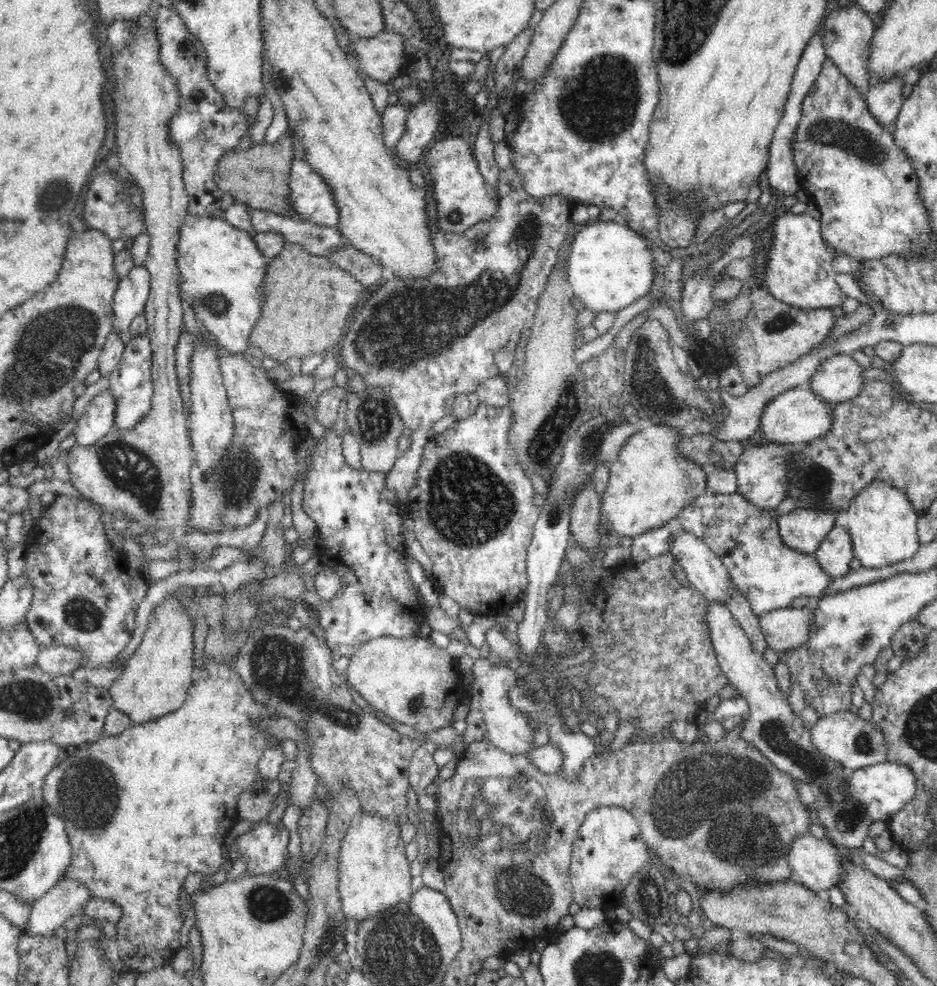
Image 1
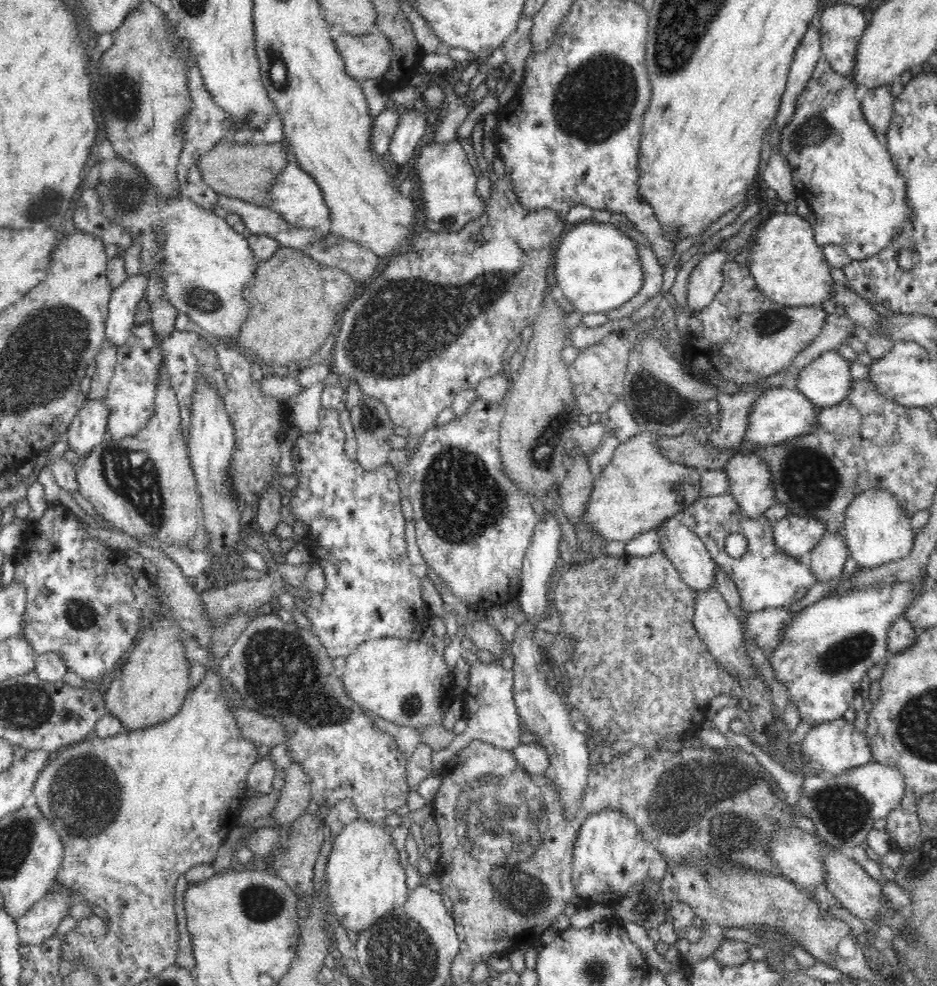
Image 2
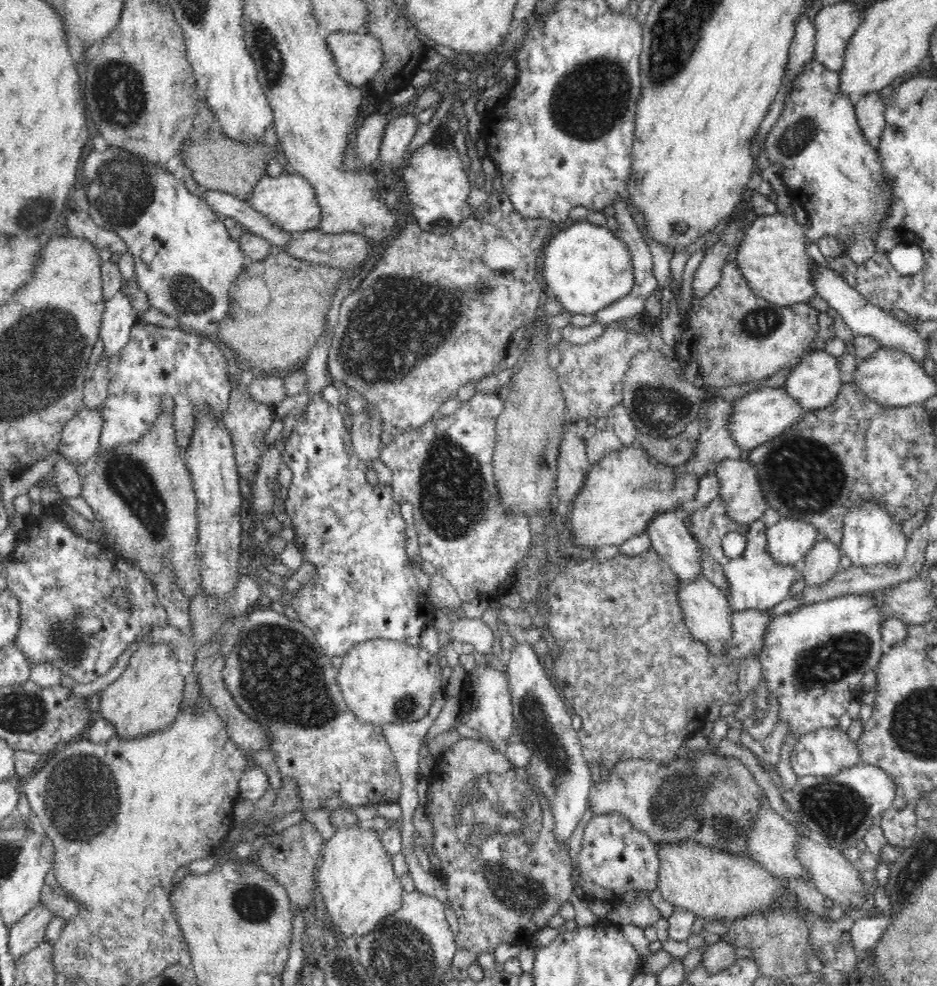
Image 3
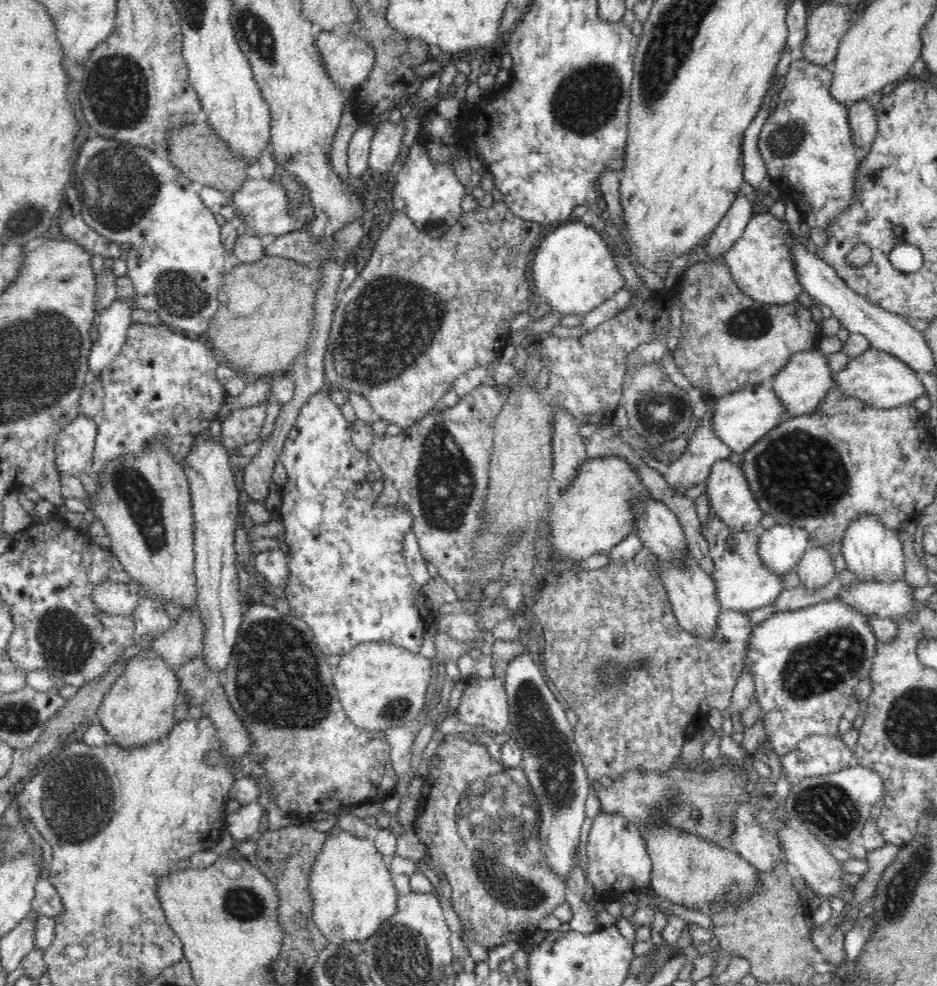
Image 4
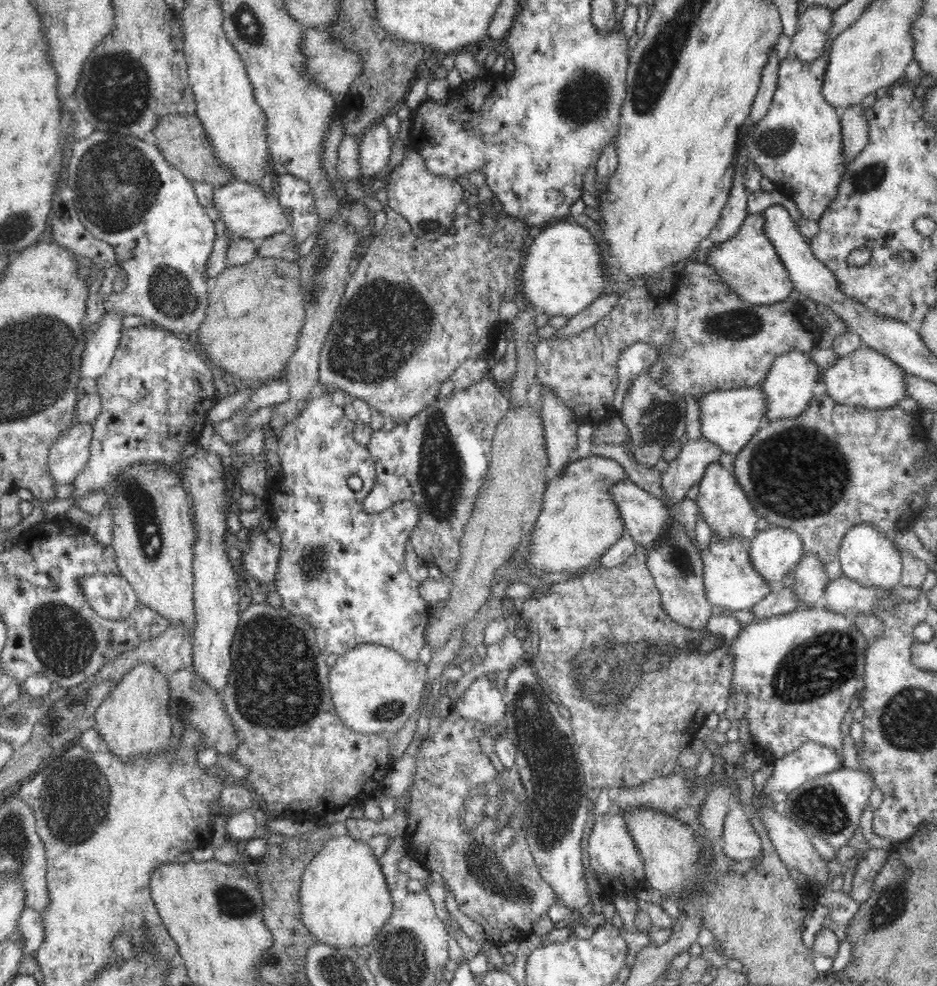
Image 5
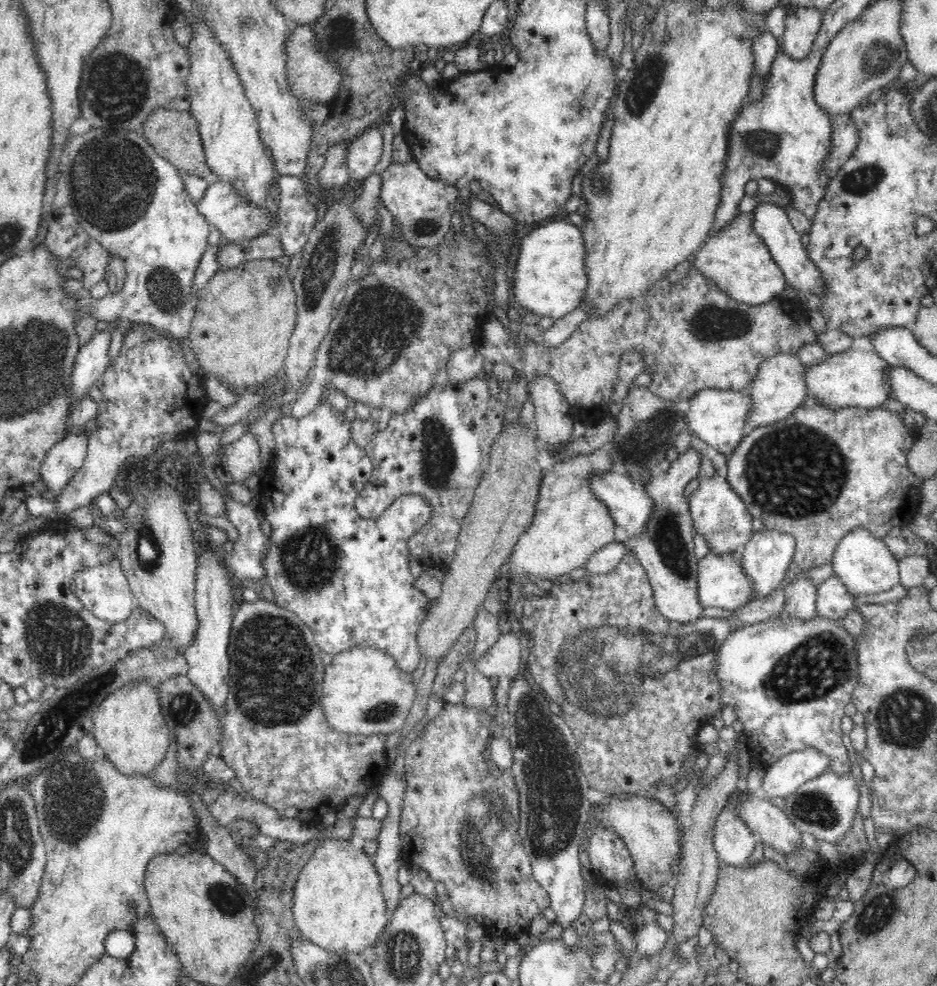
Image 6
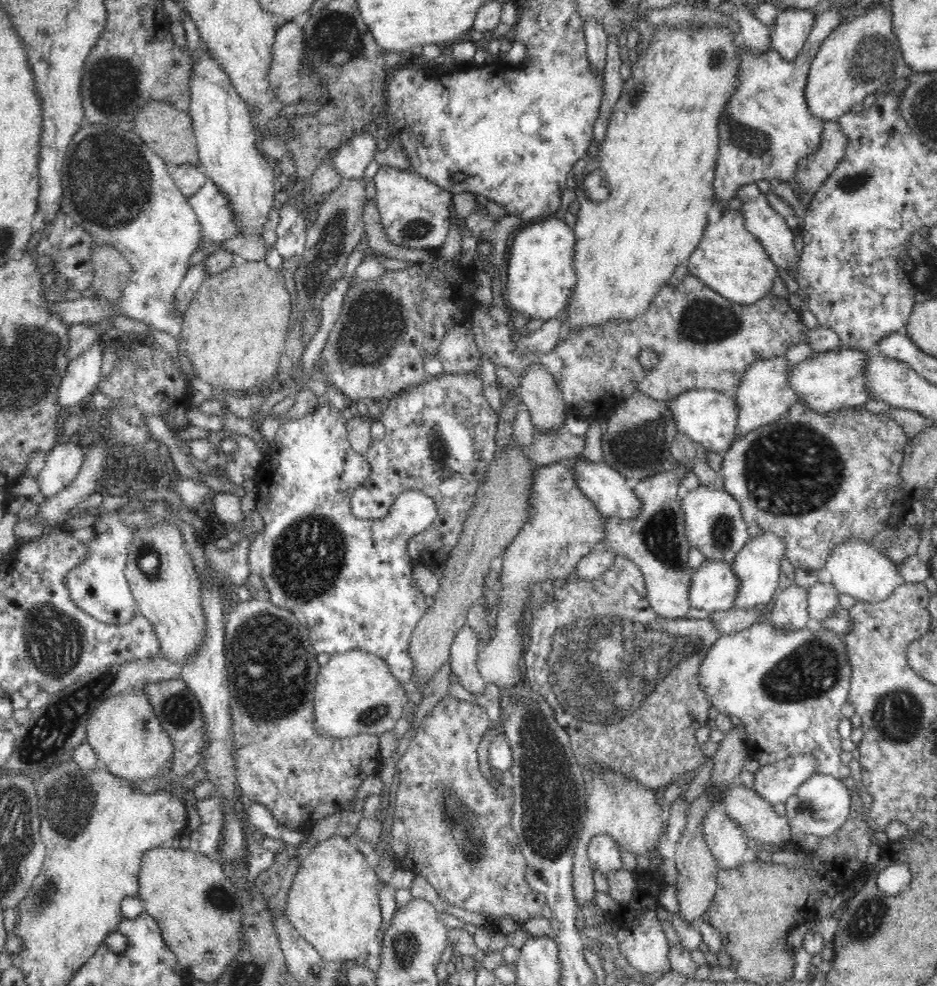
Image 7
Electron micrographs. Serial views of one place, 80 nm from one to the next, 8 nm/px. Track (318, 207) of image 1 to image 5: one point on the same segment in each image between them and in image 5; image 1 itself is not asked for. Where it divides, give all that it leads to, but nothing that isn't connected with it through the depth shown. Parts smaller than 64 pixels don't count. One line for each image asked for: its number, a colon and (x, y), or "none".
2: (295, 196)
3: (288, 201)
4: (263, 208)
5: (246, 212)

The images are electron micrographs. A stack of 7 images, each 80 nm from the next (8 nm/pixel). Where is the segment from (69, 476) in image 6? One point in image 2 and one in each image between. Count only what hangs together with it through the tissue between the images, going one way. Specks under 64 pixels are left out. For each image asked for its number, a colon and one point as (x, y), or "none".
2: (88, 429)
3: (80, 439)
4: (74, 446)
5: (68, 456)

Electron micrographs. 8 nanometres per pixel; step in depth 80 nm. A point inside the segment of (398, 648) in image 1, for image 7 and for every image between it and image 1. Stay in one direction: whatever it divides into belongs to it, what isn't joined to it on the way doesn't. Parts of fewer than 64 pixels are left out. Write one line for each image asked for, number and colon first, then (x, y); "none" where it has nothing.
2: (406, 682)
3: (382, 681)
4: (380, 686)
5: (374, 689)
6: (363, 692)
7: (355, 693)

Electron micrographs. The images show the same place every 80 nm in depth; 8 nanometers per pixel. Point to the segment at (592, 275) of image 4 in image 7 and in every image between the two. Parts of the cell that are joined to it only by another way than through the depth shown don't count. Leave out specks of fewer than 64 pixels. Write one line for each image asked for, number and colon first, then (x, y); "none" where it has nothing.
5: (562, 274)
6: (550, 279)
7: (540, 272)

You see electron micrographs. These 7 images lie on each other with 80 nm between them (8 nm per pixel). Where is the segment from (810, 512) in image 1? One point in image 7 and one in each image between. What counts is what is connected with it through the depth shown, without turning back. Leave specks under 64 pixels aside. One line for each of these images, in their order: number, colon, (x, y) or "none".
2: (795, 535)
3: (788, 541)
4: (780, 548)
5: (774, 552)
6: (765, 558)
7: (757, 566)

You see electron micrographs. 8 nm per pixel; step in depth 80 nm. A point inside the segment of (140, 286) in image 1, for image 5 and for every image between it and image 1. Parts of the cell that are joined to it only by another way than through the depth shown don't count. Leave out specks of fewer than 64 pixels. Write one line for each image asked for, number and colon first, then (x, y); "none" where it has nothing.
2: (123, 304)
3: (119, 316)
4: (114, 321)
5: (97, 356)

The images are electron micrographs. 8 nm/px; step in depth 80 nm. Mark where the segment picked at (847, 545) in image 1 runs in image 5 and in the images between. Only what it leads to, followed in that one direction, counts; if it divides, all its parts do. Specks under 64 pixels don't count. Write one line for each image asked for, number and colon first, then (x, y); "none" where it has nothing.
2: (827, 559)
3: (822, 562)
4: (815, 569)
5: (811, 579)

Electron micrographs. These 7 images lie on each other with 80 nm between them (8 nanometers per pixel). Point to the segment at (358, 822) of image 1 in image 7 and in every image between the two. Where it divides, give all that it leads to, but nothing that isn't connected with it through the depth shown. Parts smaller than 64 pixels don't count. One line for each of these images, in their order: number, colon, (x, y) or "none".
2: (365, 879)
3: (359, 888)
4: (352, 891)
5: (344, 901)
6: (338, 905)
7: (334, 904)

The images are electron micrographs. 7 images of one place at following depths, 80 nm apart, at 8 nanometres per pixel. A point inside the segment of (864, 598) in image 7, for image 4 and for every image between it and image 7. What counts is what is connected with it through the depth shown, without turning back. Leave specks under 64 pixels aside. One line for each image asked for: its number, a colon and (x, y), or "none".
4: (873, 552)
5: (866, 556)
6: (864, 564)

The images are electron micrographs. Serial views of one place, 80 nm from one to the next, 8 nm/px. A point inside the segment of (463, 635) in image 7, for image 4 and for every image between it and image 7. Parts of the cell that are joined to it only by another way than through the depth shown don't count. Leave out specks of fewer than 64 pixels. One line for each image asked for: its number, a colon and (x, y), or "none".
4: (484, 703)
5: (482, 700)
6: (478, 690)

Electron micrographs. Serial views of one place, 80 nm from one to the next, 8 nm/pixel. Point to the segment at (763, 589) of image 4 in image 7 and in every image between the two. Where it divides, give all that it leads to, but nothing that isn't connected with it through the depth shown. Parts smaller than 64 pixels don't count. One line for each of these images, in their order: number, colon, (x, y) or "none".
5: (730, 581)
6: (722, 583)
7: (713, 587)

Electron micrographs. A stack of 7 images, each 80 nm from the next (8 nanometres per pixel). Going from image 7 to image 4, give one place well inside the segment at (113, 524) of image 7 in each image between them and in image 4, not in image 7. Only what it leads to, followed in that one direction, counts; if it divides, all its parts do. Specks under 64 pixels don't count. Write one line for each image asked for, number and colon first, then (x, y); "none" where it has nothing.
4: (113, 598)
5: (112, 597)
6: (104, 590)

